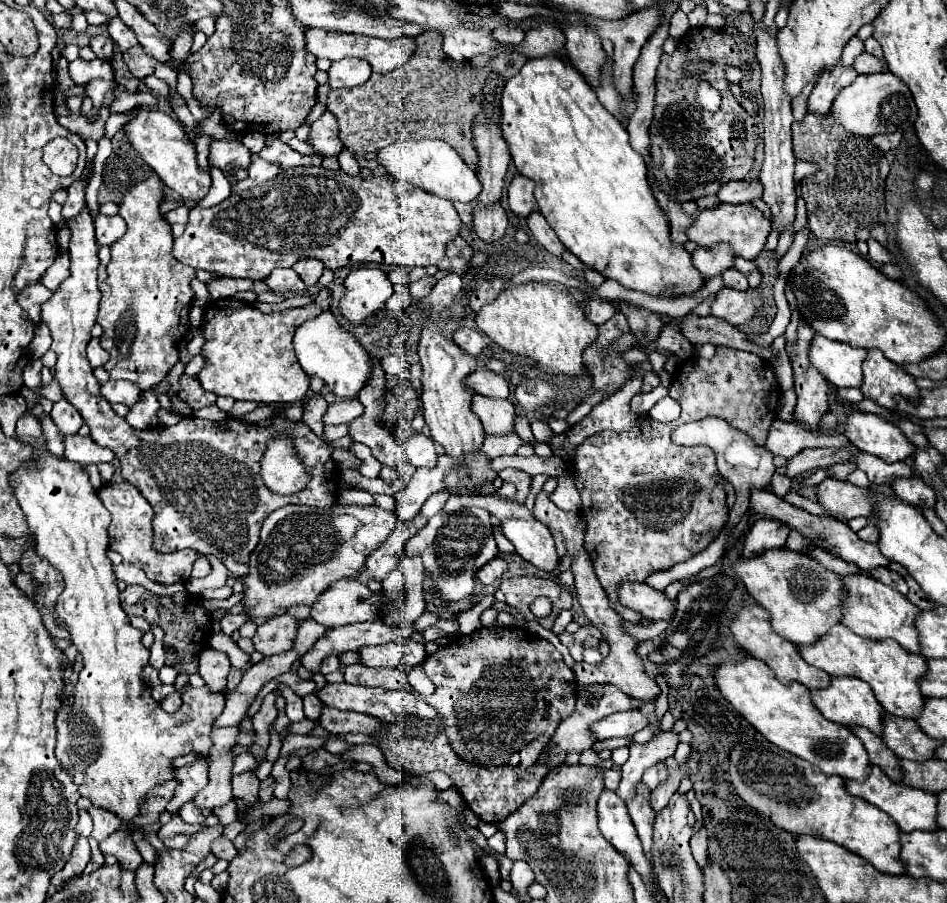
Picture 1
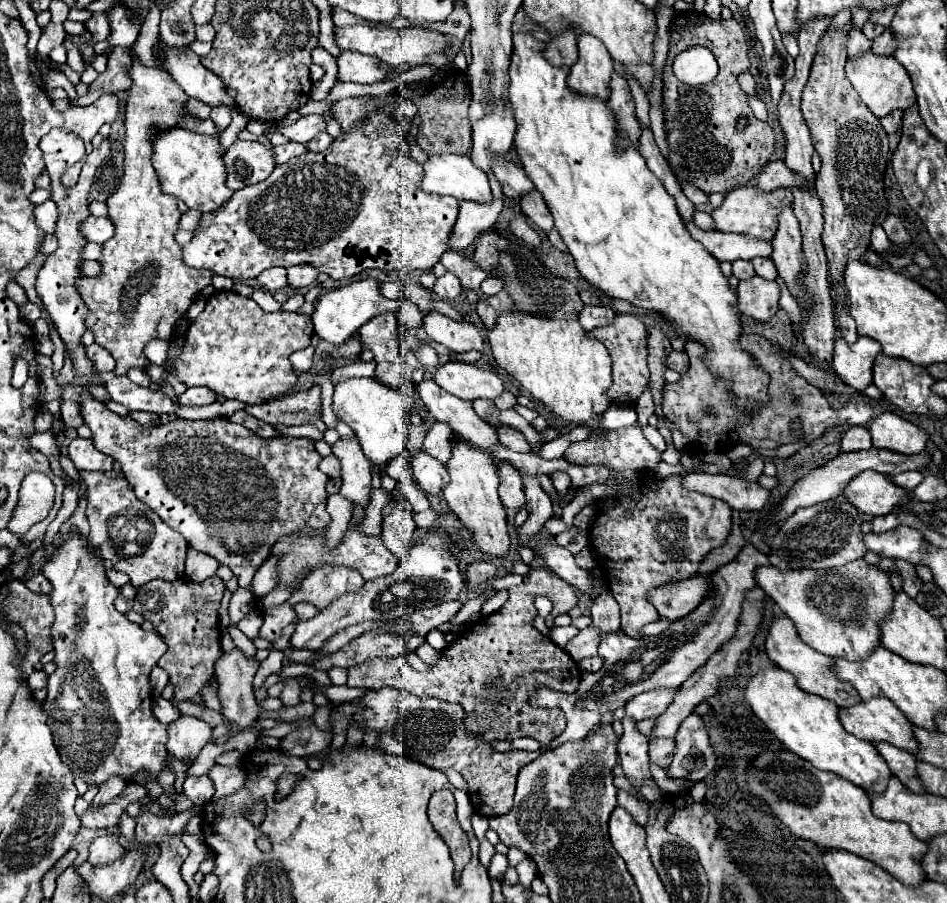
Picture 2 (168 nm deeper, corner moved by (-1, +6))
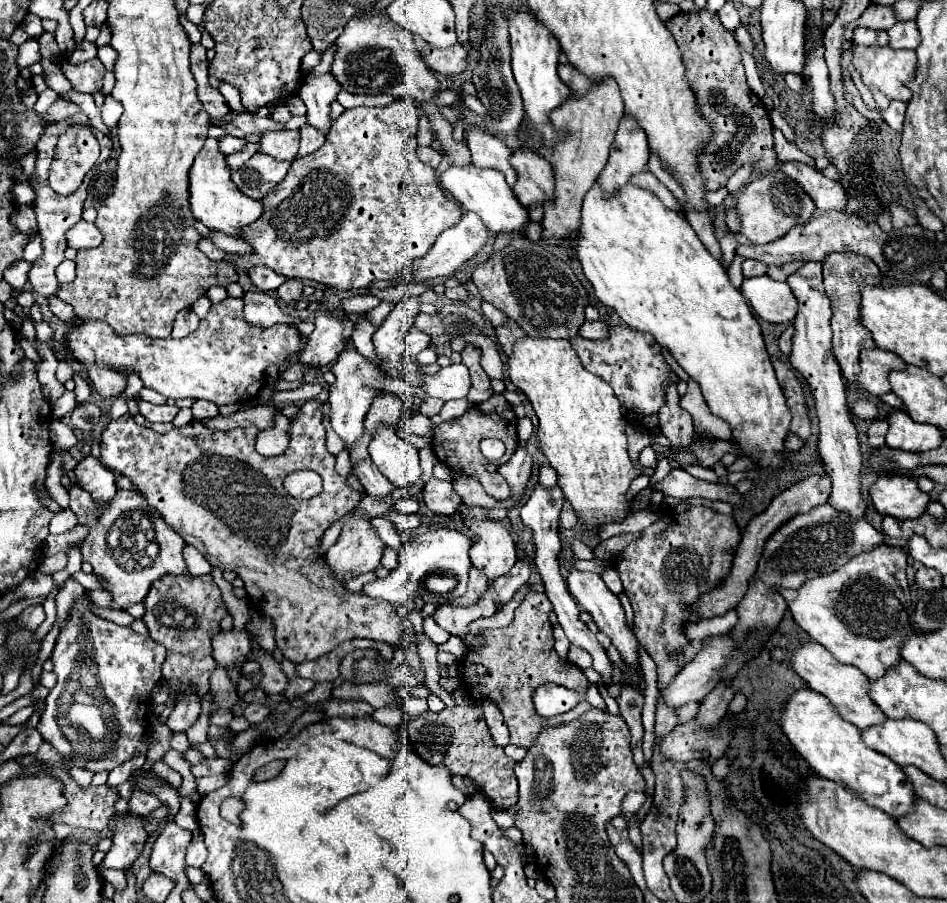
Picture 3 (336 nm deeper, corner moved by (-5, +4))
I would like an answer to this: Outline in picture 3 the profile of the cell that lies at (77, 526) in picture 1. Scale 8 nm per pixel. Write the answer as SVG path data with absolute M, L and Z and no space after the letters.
M88 595L76 601L70 619L58 635L52 663L58 675L56 687L46 697L46 711L40 717L38 731L50 741L60 755L66 755L74 767L90 769L92 773L110 771L116 765L128 761L136 751L146 751L142 735L146 733L146 721L136 717L136 711L146 711L148 695L162 679L162 663L166 657L164 645L152 641L148 635L138 635L130 627L118 627L90 613Z

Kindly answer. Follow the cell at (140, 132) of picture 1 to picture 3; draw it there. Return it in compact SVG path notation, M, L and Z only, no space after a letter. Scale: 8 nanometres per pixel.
M206 139L204 149L196 155L196 161L190 169L190 205L192 213L198 221L202 221L208 229L222 231L230 237L242 237L240 229L258 221L264 213L264 205L252 201L240 189L236 189L230 171L226 167L226 157L218 151L218 139Z

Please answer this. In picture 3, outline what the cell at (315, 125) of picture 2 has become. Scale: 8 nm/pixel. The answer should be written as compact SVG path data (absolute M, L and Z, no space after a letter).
M282 131L282 133L266 133L260 139L260 153L268 153L270 157L282 161L294 161L298 155L300 133L298 131Z

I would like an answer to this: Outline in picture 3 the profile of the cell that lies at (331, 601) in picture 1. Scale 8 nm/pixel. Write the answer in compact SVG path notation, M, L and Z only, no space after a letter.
M344 515L344 527L338 541L328 549L326 561L340 581L374 571L380 565L386 543L370 527L368 515Z

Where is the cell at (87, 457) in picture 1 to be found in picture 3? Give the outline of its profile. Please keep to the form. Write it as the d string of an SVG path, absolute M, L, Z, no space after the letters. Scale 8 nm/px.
M88 455L78 463L74 475L76 475L76 483L92 495L96 505L106 505L116 495L116 483L112 471L92 455Z

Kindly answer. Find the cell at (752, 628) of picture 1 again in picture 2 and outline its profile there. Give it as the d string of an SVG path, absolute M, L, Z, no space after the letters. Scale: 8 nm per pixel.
M780 615L780 617L776 617L776 619L772 621L772 625L770 625L770 629L768 629L768 635L766 635L764 647L766 647L768 657L770 657L778 667L790 671L790 673L796 677L798 687L804 689L806 693L812 693L812 695L820 695L820 697L824 697L824 699L830 699L830 701L834 701L838 707L852 707L854 703L860 701L860 695L856 695L856 689L854 689L854 687L850 687L850 685L844 683L844 681L838 681L836 675L832 675L832 671L830 671L830 657L826 657L826 655L814 651L812 647L808 647L808 645L798 637L798 633L796 633L796 629L794 629L794 623L792 623L788 617Z

